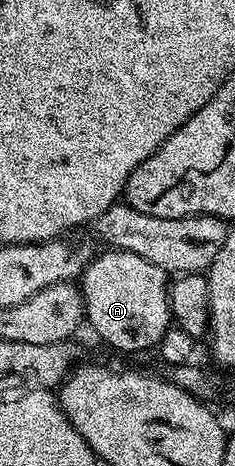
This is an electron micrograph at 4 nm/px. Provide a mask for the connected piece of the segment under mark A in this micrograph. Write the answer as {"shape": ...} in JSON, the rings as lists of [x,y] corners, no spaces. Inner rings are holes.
{"shape":[[[107,249],[105,252],[99,253],[86,265],[86,269],[80,275],[80,289],[82,291],[82,299],[86,305],[85,321],[90,322],[90,326],[111,346],[114,350],[123,350],[126,354],[134,354],[137,350],[150,350],[153,351],[158,345],[158,341],[164,336],[164,332],[170,329],[172,319],[170,316],[170,296],[168,293],[168,275],[165,270],[156,268],[156,264],[148,264],[148,260],[144,260],[144,256],[136,256],[127,250],[112,250]]]}

